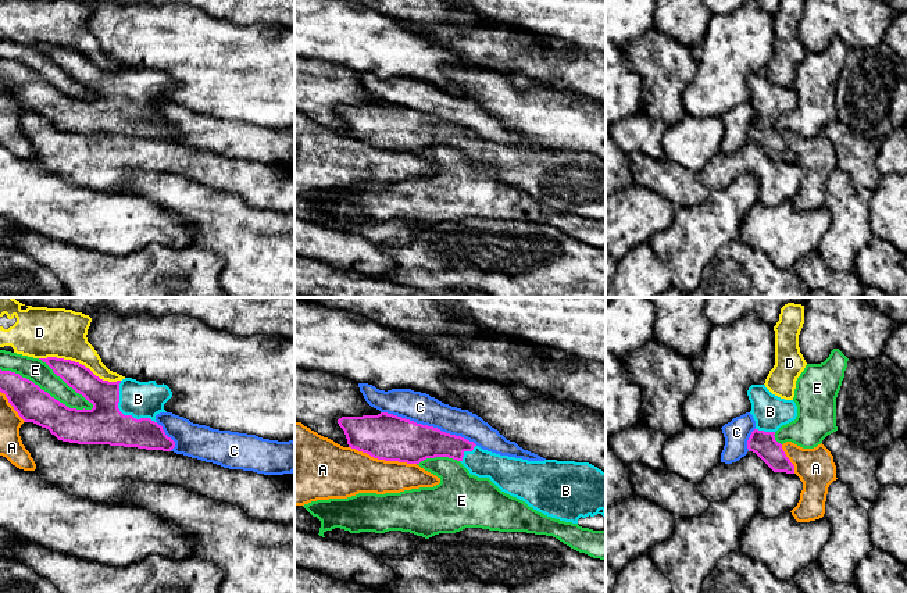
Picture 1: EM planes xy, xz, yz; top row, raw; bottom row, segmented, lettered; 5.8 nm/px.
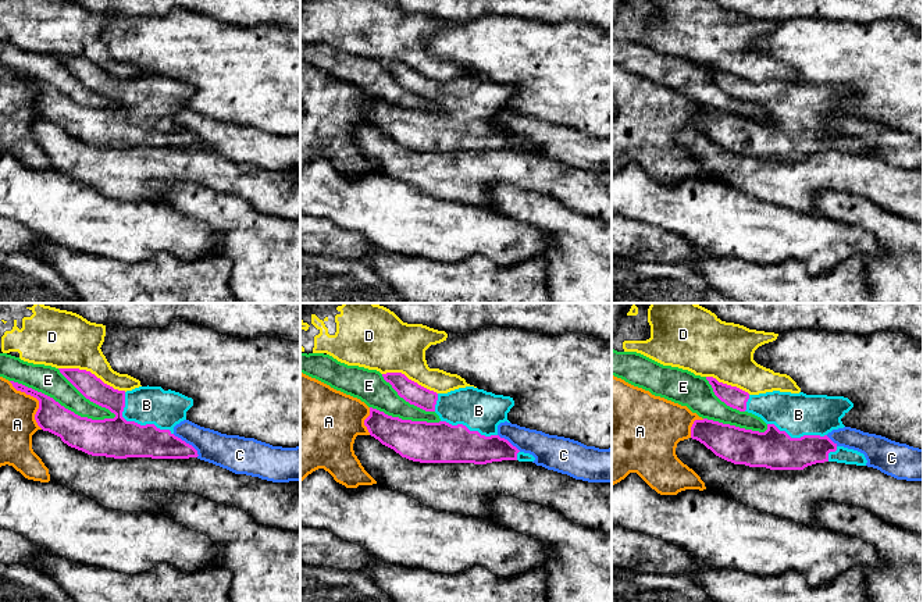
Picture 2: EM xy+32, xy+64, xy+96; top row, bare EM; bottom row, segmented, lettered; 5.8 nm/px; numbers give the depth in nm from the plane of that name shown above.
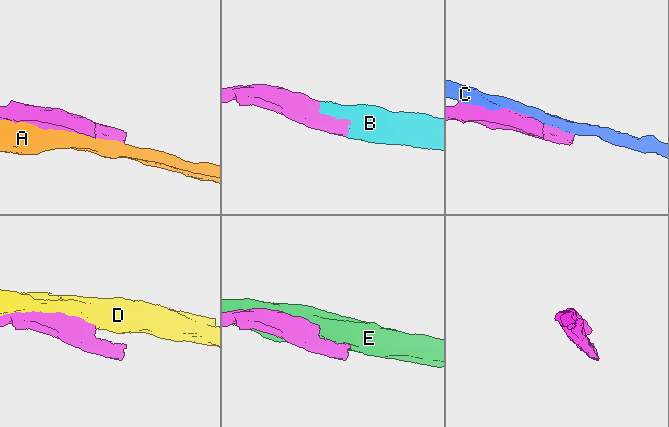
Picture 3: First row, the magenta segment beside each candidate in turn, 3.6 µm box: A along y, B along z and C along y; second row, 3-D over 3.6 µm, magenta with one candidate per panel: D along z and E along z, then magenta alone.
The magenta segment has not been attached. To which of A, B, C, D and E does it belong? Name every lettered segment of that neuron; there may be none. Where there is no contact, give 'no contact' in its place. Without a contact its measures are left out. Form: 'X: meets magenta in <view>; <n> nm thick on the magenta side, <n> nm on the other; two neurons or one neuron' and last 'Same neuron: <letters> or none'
A: meets magenta in xz; 280 nm thick on the magenta side, 300 nm on the other; two neurons
B: meets magenta in xy; 240 nm thick on the magenta side, 200 nm on the other; one neuron
C: meets magenta in xz; 260 nm thick on the magenta side, 180 nm on the other; two neurons
D: meets magenta in xy; 170 nm thick on the magenta side, 280 nm on the other; two neurons
E: meets magenta in xy; 200 nm thick on the magenta side, 140 nm on the other; two neurons
Same neuron: B

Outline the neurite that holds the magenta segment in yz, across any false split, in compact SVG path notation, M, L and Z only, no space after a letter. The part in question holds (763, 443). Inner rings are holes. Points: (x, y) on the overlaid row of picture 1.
M751 385L747 396L756 421L756 429L747 440L749 451L756 453L774 472L794 474L794 465L774 435L782 425L796 419L796 403L772 394L765 385Z

